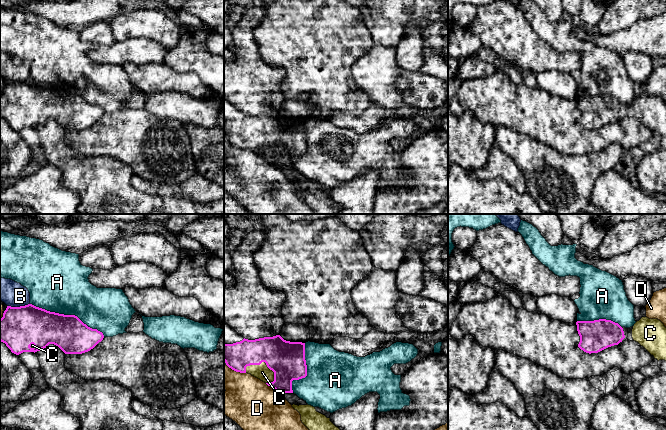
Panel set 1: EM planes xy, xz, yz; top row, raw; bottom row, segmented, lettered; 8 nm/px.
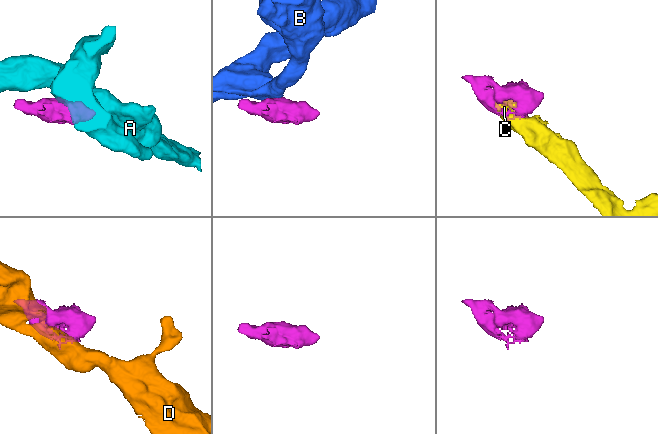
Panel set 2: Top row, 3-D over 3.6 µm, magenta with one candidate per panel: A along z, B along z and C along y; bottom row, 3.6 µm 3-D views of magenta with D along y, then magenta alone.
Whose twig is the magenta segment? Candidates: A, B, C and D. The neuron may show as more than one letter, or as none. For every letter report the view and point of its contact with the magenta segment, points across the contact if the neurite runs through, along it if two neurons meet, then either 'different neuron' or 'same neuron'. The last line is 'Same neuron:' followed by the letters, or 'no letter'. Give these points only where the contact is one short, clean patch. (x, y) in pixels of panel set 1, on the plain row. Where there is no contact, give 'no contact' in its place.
A: xy (68, 91) | different neuron
B: xy (18, 83) | along xy (29, 79), (23, 82), (7, 82) | different neuron
C: xz (264, 137) | same neuron
D: xz (274, 164) | different neuron
Same neuron: C

